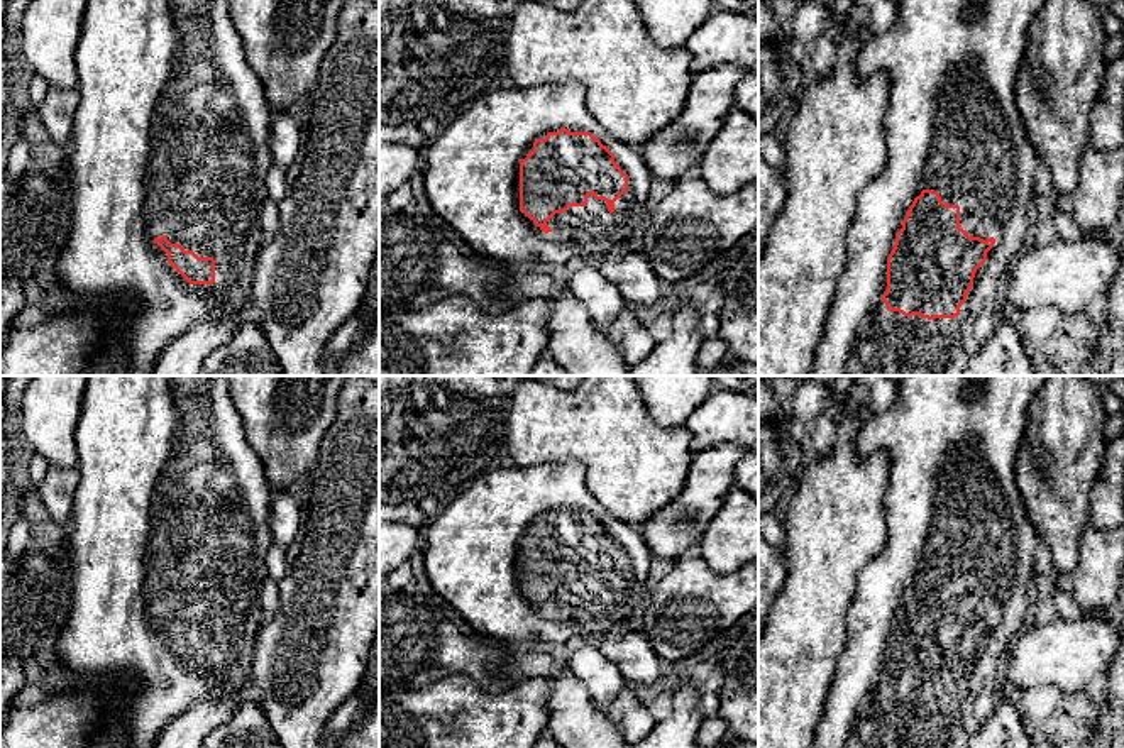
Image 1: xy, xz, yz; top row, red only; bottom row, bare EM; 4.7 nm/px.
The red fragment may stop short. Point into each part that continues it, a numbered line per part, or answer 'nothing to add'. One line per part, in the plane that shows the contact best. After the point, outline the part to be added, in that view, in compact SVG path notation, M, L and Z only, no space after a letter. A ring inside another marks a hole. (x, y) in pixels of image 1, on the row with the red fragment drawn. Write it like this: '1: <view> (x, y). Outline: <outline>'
1: yz (952, 126). Outline: M901 0L892 27L860 44L858 78L885 73L890 81L885 115L887 161L884 171L857 193L857 210L846 234L846 266L836 283L811 376L963 376L970 359L992 335L1000 318L997 289L1011 264L1026 250L1026 234L1036 218L1033 190L1039 157L1016 108L1016 76L1029 22L1041 7L1043 0ZM923 190L934 190L943 203L958 205L960 228L970 237L995 239L955 318L904 316L889 311L882 301L887 289L887 257L895 234Z

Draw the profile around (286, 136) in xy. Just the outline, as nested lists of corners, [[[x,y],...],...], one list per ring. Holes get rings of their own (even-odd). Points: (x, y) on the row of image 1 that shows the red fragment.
[[[298,110],[274,112],[271,122],[273,164],[288,168],[300,157],[303,130],[298,122]]]

